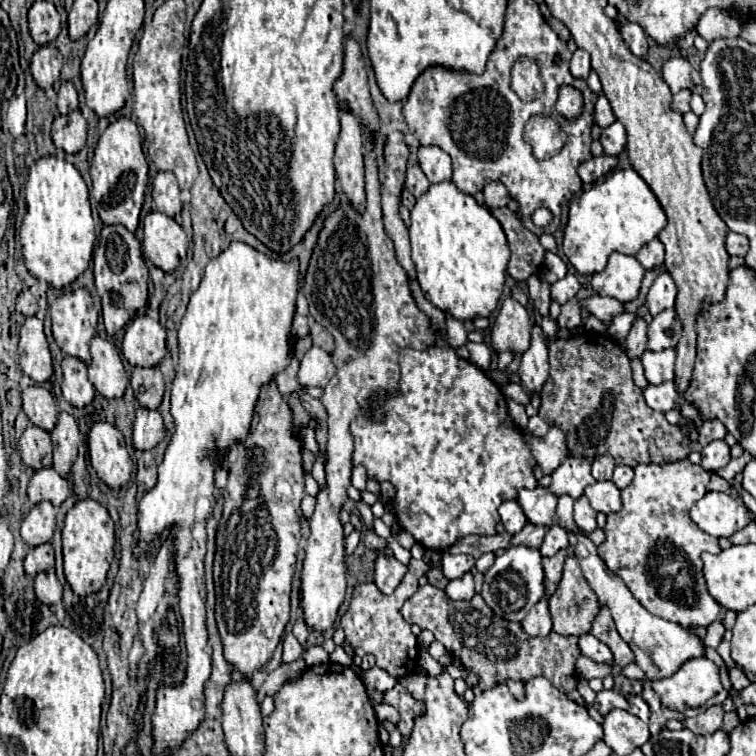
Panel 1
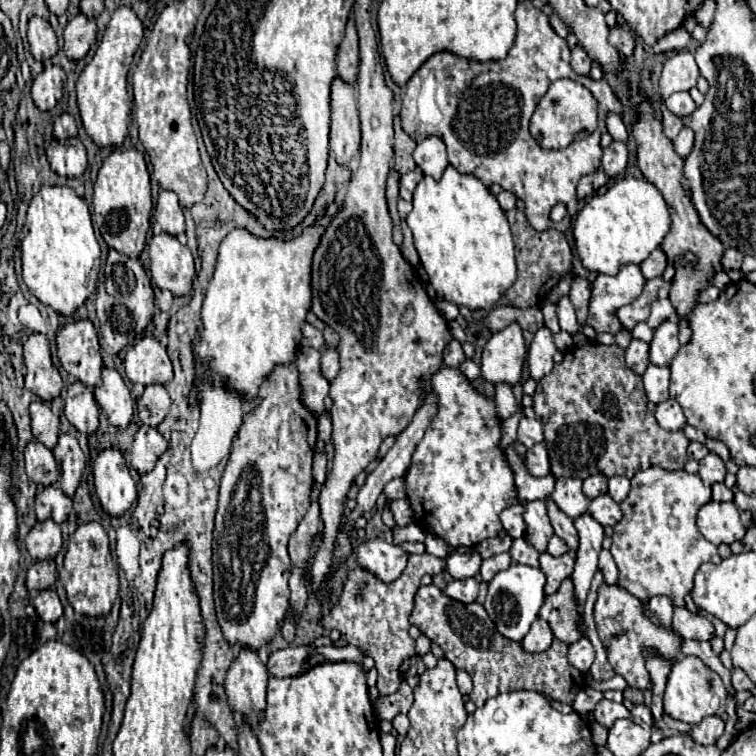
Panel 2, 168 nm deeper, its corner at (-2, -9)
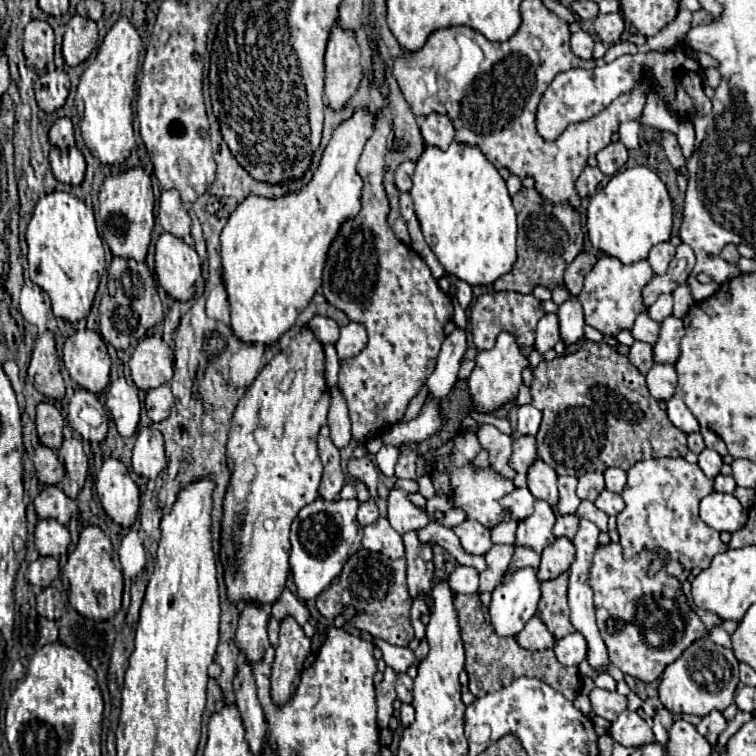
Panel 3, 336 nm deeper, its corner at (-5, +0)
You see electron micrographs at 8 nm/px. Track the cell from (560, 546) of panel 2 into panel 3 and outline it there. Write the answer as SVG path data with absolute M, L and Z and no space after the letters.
M558 516L554 524L554 536L564 536L568 540L574 538L578 530L578 516Z

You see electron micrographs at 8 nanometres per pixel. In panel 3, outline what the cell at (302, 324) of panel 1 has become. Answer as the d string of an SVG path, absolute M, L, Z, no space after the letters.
M314 316L310 322L308 322L308 328L314 332L314 336L326 344L334 344L338 340L338 324L330 318L324 318L324 316Z

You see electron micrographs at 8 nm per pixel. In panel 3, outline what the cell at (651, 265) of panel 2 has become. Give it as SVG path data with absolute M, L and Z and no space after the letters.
M662 242L662 244L654 246L648 256L648 264L652 266L654 274L664 274L668 270L668 264L674 258L674 254L676 254L676 248L670 242Z

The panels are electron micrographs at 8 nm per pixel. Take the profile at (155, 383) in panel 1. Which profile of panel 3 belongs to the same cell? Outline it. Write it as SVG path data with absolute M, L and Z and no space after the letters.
M162 384L158 388L150 388L146 392L144 404L146 404L146 412L152 418L152 422L160 422L160 420L168 418L170 408L174 404L174 396L172 396L172 390L170 390L170 384Z

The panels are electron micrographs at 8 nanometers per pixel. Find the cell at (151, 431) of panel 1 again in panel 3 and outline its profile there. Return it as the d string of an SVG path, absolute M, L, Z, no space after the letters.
M146 426L140 430L134 452L132 452L132 468L146 478L156 478L160 470L166 466L164 458L164 440L162 432L154 426Z

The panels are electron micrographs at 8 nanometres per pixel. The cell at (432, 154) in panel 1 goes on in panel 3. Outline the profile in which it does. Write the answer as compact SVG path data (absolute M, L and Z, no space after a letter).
M440 114L426 116L420 126L420 132L426 146L436 146L440 150L446 150L450 142L454 140L454 126L450 118L440 116Z

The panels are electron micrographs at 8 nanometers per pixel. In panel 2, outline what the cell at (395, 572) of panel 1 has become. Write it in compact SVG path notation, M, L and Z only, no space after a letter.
M383 537L359 541L357 545L357 563L375 573L385 583L395 581L403 573L407 557L409 555L401 547L387 543Z

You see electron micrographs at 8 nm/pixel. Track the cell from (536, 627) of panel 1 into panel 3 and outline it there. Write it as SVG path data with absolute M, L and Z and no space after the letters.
M534 616L524 626L524 630L516 636L516 640L526 650L546 650L546 648L554 646L554 642L556 642L552 632L546 628L546 624L538 616Z

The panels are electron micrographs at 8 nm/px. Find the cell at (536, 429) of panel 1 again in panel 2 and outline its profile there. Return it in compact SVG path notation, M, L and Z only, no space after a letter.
M521 417L519 421L519 431L517 431L517 439L525 445L525 447L533 447L535 443L543 441L543 425L537 419L529 419L529 417Z

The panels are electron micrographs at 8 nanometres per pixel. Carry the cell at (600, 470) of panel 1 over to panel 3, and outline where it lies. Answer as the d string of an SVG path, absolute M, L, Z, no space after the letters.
M586 472L578 478L578 496L582 500L594 500L604 490L604 476L600 472Z

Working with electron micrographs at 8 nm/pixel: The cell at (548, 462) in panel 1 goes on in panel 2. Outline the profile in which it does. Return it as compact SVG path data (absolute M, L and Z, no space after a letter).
M537 443L535 447L527 449L523 463L525 463L529 475L533 475L533 477L545 477L545 475L551 473L551 469L549 469L549 455L547 455L545 443Z

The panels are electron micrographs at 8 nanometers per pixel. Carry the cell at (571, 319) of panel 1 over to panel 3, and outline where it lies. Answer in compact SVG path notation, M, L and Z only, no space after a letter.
M580 252L578 258L568 266L568 270L566 270L566 274L564 274L564 284L566 284L566 288L570 290L572 296L578 296L578 294L580 294L584 276L594 268L596 260L598 260L598 258L596 258L594 254Z

